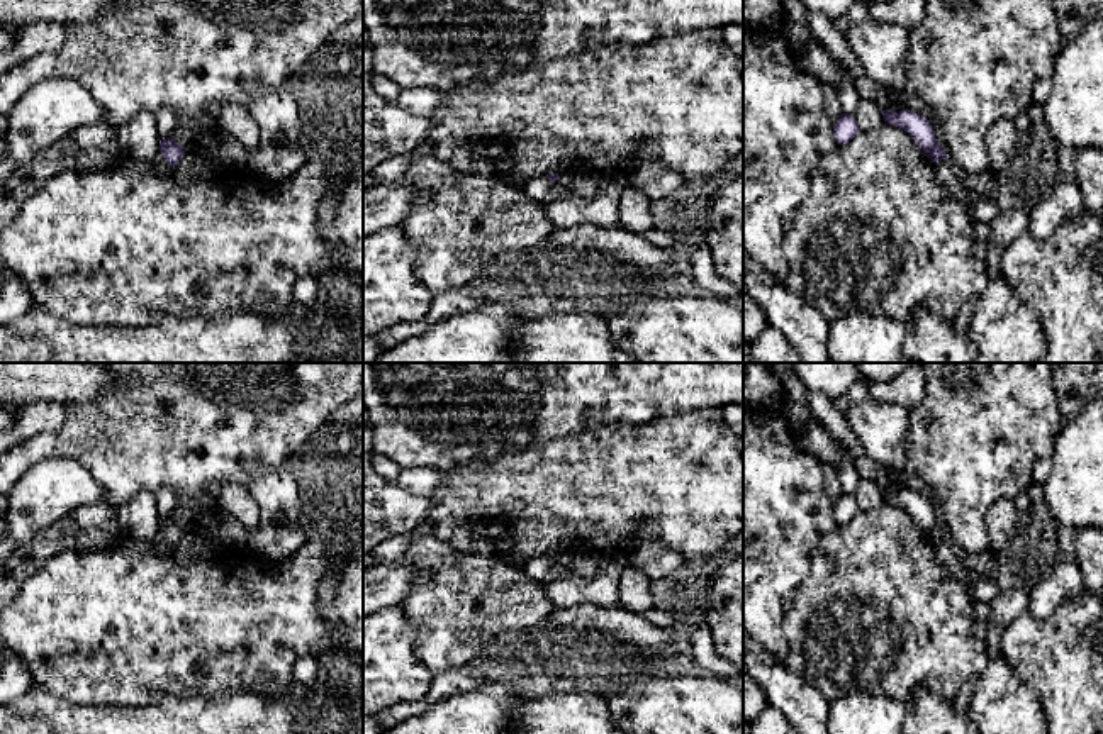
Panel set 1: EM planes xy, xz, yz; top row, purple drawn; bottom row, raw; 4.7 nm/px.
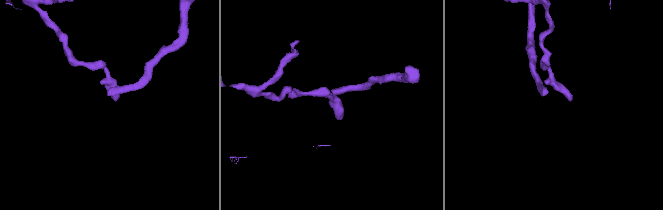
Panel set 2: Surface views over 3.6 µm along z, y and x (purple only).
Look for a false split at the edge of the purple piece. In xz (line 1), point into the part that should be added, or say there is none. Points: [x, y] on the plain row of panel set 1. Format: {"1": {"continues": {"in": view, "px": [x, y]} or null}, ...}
{"1": {"continues": null}}

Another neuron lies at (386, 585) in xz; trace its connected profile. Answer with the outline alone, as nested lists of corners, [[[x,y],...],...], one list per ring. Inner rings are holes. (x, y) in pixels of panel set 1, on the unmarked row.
[[[400,556],[394,563],[372,564],[363,570],[363,615],[397,607],[409,597],[412,564]]]

